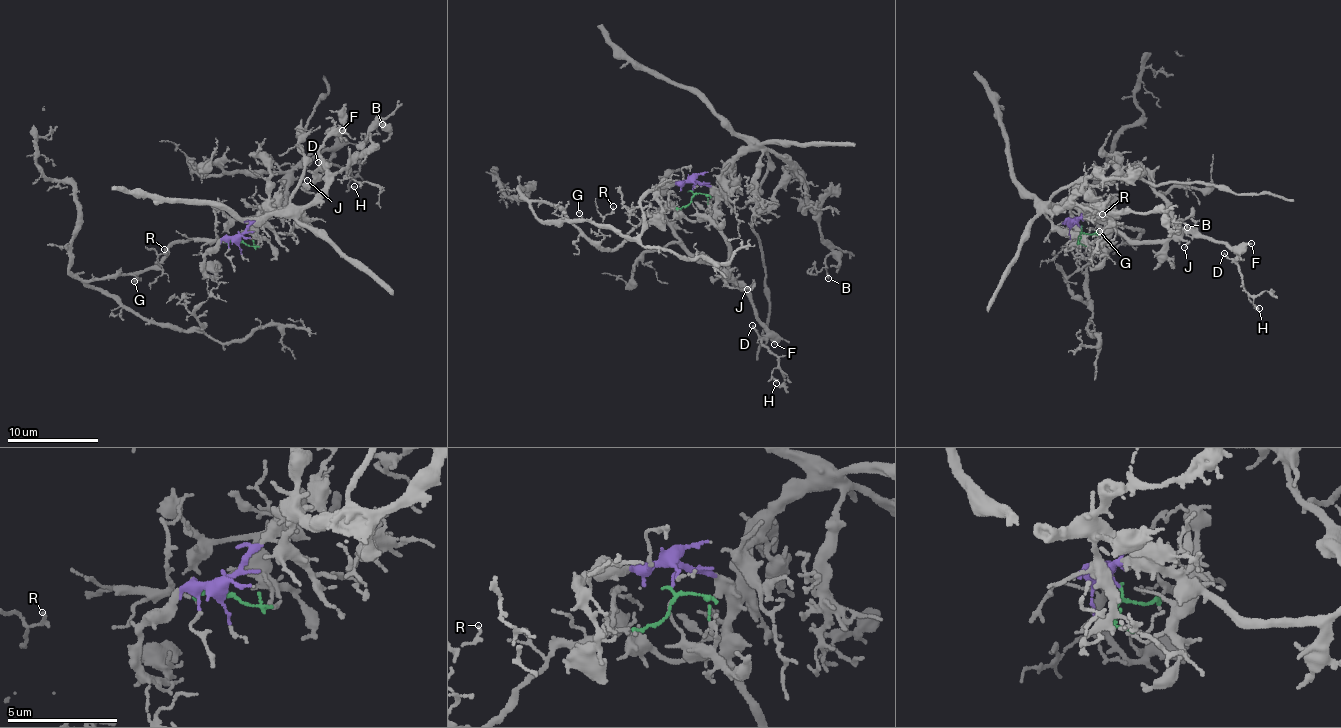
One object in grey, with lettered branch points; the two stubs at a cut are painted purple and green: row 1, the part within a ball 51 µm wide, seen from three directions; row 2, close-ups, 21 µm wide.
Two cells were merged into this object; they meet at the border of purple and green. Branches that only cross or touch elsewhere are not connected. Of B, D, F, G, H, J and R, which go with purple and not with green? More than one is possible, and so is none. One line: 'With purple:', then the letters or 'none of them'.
With purple: B, D, F, H, J

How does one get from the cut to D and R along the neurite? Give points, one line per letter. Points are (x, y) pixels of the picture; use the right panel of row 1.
D: (1081, 227), (1076, 220), (1092, 219), (1137, 241), (1166, 243), (1187, 231), (1237, 255), (1223, 253)
R: (1081, 227), (1086, 233), (1097, 233), (1107, 222), (1143, 233), (1124, 242), (1103, 213)

